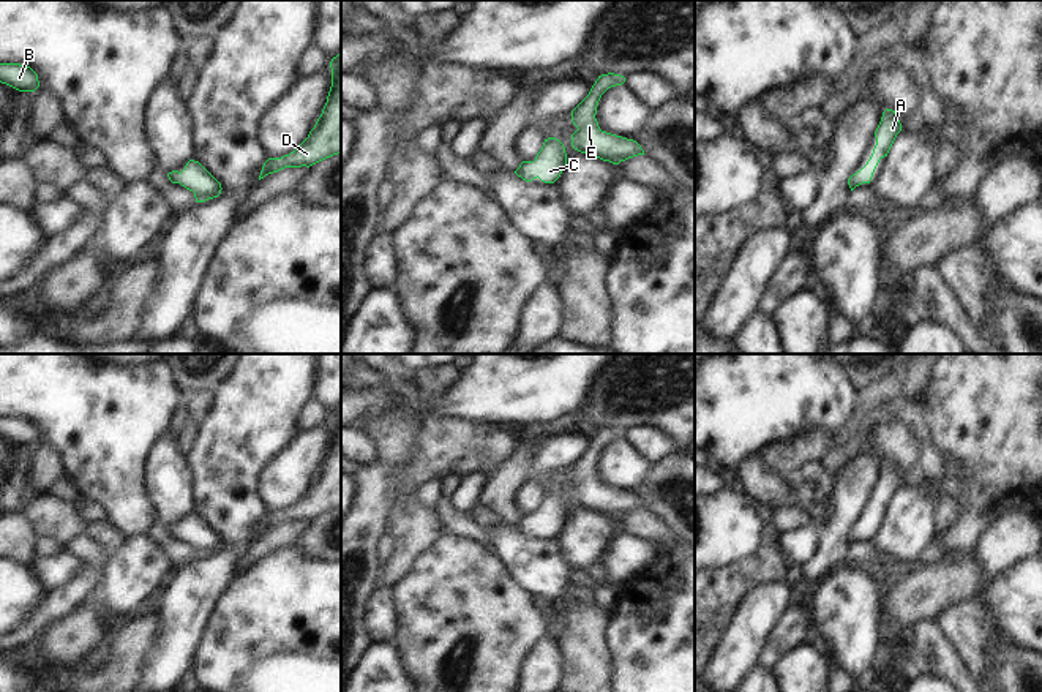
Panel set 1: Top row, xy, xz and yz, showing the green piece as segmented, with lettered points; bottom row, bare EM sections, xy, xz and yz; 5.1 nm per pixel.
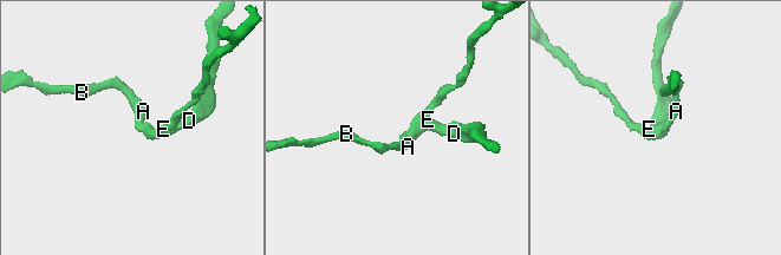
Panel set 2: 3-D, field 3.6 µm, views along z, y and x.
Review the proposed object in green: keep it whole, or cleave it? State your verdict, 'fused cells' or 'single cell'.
single cell

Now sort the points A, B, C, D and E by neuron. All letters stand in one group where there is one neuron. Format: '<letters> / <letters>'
A B C D E

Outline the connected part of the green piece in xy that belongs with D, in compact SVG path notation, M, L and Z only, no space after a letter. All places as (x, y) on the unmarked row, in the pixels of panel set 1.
M341 406L332 412L332 441L327 457L308 491L289 509L268 512L259 534L284 521L313 520L341 507Z

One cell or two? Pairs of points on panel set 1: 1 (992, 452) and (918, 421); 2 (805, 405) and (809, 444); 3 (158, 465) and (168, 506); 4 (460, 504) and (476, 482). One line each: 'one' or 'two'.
1: two
2: two
3: one
4: one

